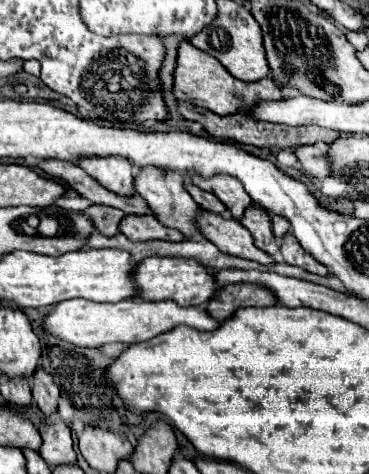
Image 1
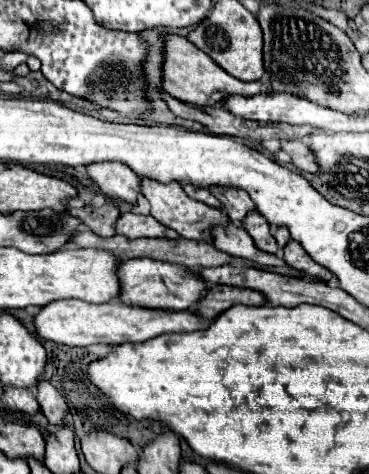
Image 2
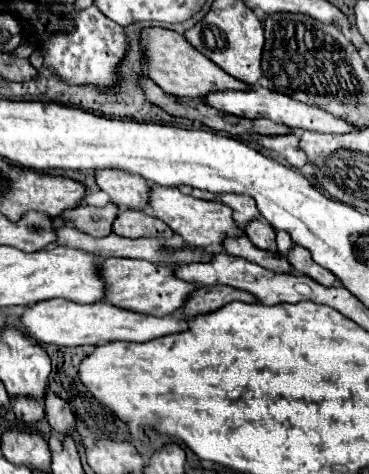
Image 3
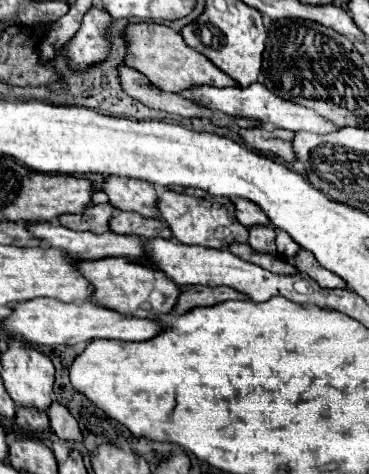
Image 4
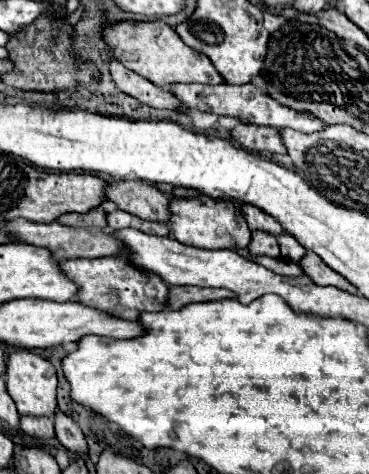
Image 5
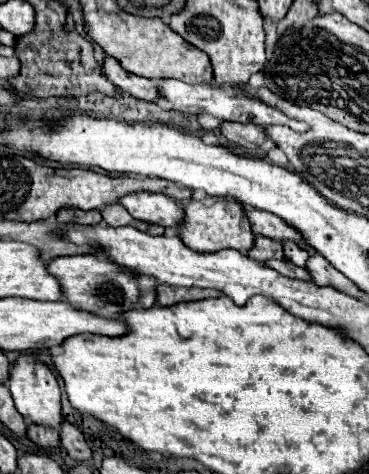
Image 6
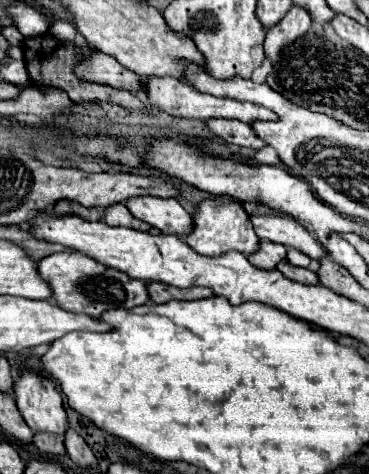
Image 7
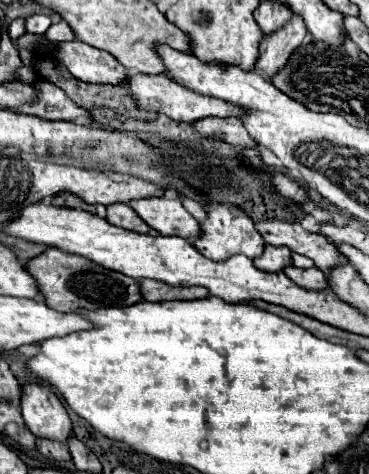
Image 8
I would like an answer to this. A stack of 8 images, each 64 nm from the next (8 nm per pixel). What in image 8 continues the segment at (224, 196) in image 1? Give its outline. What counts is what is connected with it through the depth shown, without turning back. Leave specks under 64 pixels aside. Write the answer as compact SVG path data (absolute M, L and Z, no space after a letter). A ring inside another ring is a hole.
M258 222L258 232L264 236L264 240L272 246L286 246L296 254L304 254L316 262L316 266L322 272L332 272L332 268L348 264L348 258L338 252L336 244L326 240L320 234L306 232L298 222Z

